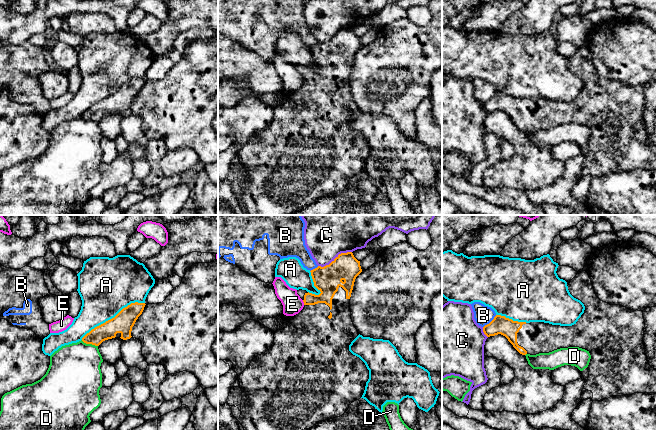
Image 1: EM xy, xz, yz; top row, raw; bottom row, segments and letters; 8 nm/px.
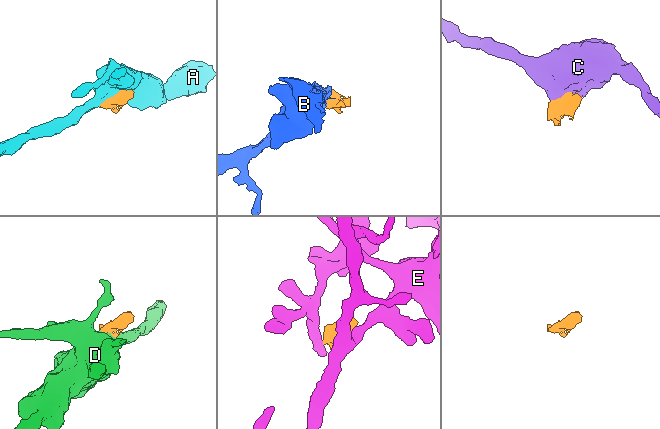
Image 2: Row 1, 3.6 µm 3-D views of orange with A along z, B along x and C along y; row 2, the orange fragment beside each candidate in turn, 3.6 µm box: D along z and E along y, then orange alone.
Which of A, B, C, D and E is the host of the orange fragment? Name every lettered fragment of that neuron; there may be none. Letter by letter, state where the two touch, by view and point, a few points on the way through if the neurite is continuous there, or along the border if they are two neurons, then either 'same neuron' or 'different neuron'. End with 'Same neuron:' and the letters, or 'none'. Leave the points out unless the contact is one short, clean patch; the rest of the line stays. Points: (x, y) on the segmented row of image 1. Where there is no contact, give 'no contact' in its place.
A: xy (112, 318) | different neuron
B: yz (490, 322) | different neuron
C: xz (335, 258) | along xz (351, 251), (339, 253), (328, 264), (318, 266) | different neuron
D: xy (89, 343) | along xy (81, 340), (97, 346) | different neuron
E: xz (303, 301) | along xz (302, 300), (304, 304) | different neuron
Same neuron: none

